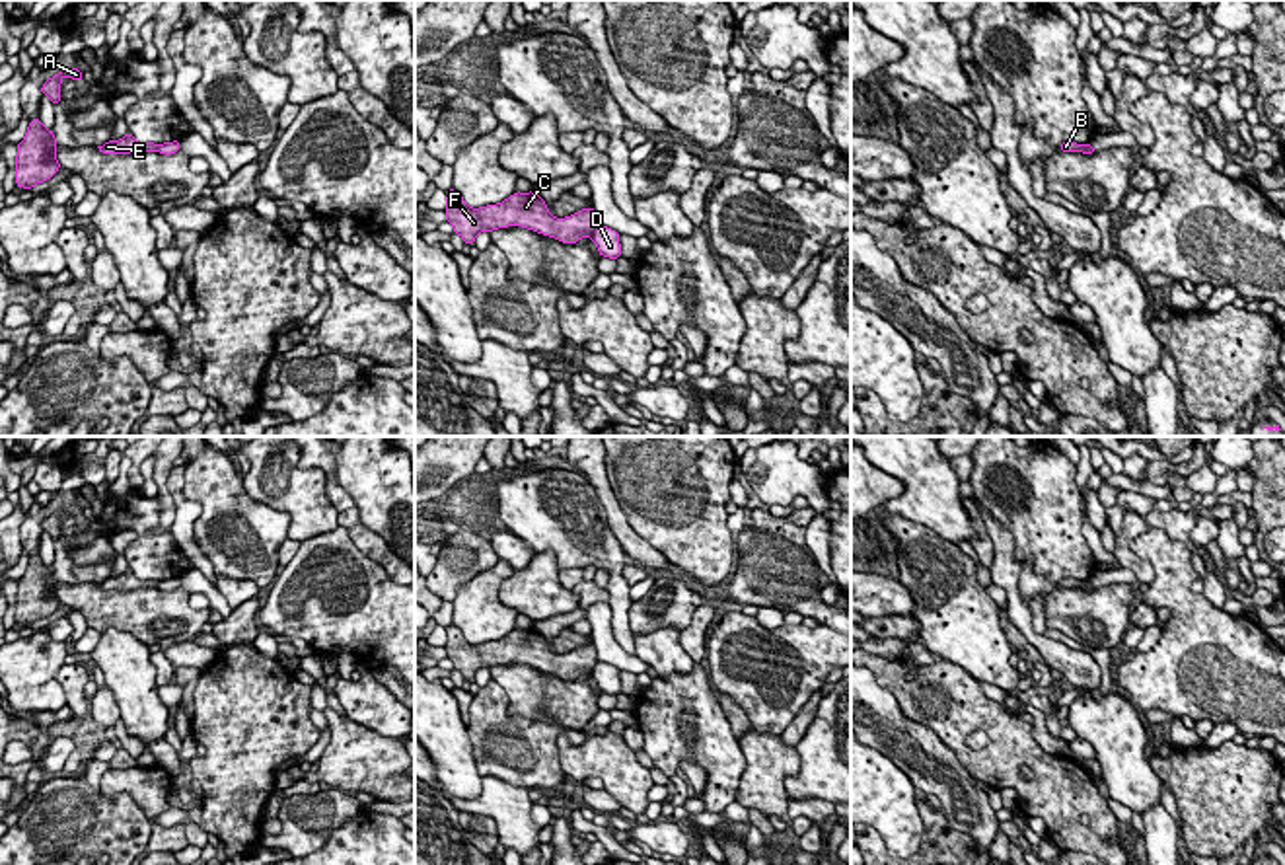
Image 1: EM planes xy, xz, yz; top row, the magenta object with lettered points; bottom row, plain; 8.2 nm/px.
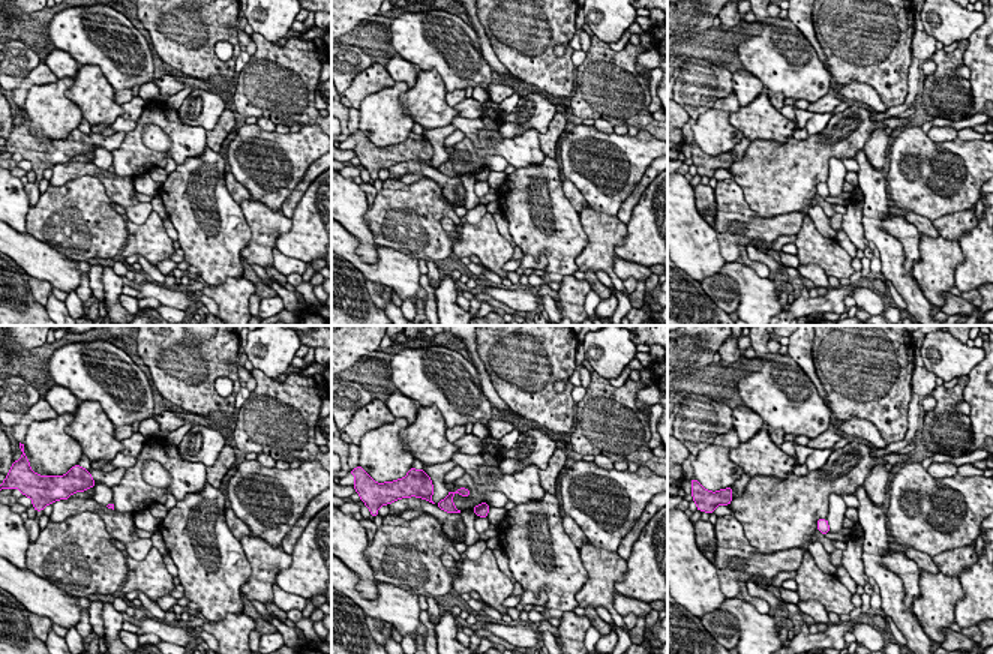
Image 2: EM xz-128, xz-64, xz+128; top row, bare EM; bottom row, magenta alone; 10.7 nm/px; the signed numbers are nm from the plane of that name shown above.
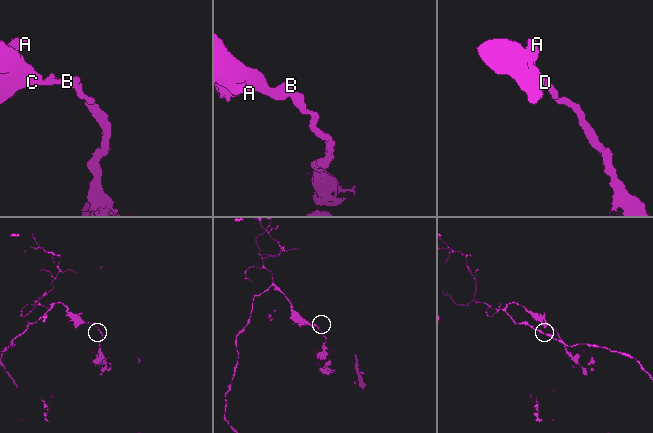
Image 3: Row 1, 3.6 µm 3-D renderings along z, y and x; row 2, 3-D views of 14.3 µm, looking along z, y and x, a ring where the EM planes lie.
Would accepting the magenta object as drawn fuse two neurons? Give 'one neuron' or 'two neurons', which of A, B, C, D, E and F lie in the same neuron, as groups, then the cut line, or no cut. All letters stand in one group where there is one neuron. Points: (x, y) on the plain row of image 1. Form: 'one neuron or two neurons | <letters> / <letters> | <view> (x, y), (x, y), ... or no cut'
two neurons | A B C E F / D | xz (598, 663), (590, 671)

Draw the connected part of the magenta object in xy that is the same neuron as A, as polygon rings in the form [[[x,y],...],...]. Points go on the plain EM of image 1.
[[[68,505],[68,507],[62,507],[58,510],[55,510],[51,516],[47,516],[43,522],[41,522],[41,528],[43,532],[47,532],[53,542],[56,542],[60,538],[60,516],[68,512],[72,516],[84,516],[84,510],[78,507],[78,505]]]

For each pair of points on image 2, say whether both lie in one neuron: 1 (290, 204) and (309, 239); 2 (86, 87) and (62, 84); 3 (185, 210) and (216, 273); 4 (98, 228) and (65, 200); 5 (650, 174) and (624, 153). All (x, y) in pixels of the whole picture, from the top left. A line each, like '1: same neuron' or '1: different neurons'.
1: different neurons
2: different neurons
3: same neuron
4: same neuron
5: different neurons

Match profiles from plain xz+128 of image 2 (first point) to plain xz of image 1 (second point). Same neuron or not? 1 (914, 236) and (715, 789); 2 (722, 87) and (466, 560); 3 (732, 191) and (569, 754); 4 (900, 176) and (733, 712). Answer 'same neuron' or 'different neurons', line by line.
1: same neuron
2: same neuron
3: different neurons
4: different neurons

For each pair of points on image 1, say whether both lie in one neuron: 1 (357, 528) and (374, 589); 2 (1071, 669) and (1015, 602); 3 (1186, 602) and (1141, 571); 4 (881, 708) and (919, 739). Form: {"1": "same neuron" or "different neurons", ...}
{"1": "different neurons", "2": "same neuron", "3": "different neurons", "4": "same neuron"}

